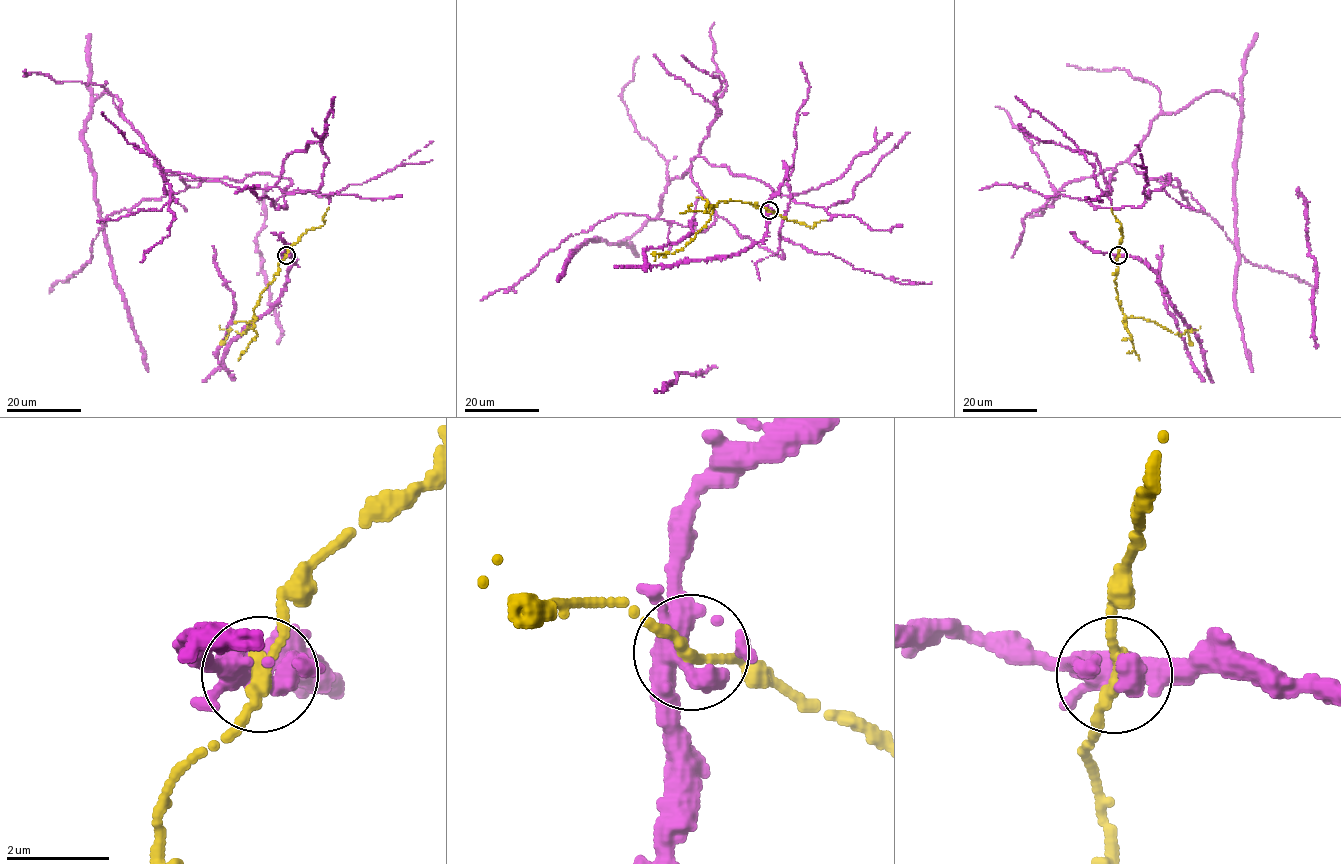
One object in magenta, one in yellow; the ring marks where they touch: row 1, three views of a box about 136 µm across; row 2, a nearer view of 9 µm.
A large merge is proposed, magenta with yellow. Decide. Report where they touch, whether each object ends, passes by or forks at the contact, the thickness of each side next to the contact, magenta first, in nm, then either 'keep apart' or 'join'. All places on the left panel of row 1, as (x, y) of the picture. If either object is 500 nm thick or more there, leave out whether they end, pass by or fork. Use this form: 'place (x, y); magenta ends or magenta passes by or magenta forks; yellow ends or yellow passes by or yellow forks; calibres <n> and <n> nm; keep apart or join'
place (286, 255); magenta forks; yellow passes by; calibres 400 and 240 nm; join

